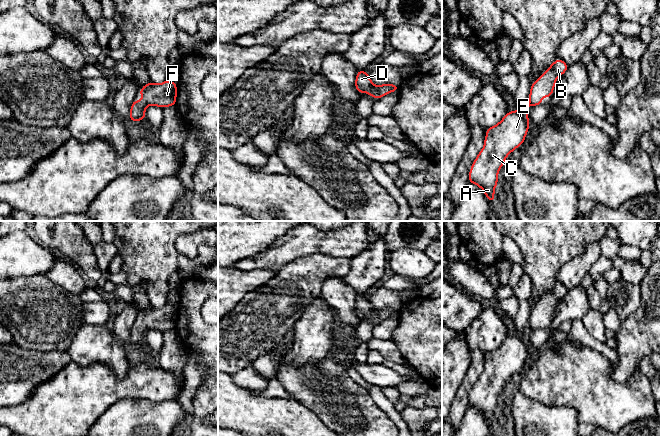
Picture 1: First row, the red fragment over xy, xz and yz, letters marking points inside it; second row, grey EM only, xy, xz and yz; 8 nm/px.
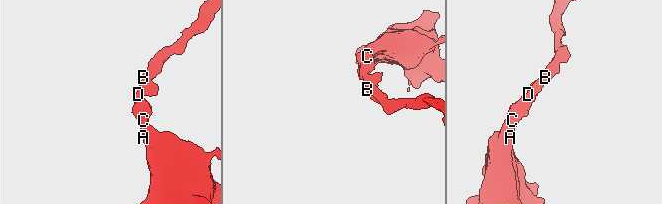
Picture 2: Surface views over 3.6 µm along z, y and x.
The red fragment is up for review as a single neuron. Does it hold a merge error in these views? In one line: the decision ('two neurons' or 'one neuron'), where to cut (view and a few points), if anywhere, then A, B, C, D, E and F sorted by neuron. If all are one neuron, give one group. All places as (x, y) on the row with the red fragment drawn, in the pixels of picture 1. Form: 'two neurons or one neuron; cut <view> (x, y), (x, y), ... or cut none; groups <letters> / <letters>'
one neuron; cut none; groups A B C D E F

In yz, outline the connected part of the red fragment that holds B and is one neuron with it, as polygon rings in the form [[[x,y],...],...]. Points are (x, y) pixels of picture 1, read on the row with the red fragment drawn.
[[[555,60],[540,77],[532,83],[526,108],[507,112],[495,126],[486,130],[484,147],[477,155],[469,172],[468,183],[481,187],[489,202],[494,202],[494,188],[498,185],[498,171],[508,154],[522,145],[530,125],[528,108],[543,104],[542,96],[550,98],[558,76],[563,75],[568,65]]]

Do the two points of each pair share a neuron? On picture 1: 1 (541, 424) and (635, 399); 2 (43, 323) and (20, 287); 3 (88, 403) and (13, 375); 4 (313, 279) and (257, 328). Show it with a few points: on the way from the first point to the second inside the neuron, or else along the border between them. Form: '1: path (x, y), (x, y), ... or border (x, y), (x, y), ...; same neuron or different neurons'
1: border (554, 406), (572, 406), (579, 424); different neurons
2: path (39, 314), (21, 296); same neuron
3: path (69, 399), (50, 398), (32, 391); same neuron
4: path (299, 286), (271, 314); same neuron

